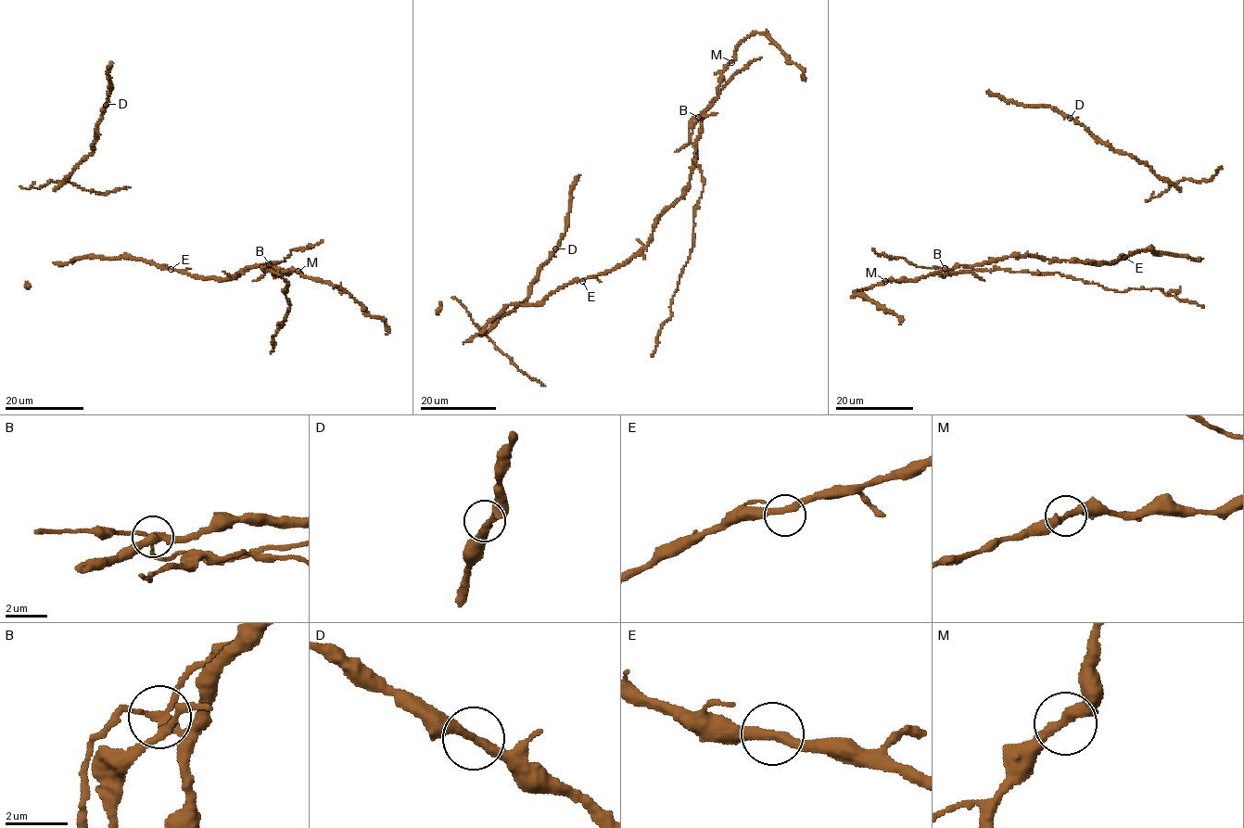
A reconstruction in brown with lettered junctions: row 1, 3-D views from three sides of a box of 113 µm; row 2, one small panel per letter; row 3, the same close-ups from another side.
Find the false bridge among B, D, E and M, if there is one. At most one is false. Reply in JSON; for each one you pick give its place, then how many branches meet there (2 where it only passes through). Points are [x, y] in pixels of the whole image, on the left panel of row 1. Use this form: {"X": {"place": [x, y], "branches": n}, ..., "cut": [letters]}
{"B": {"place": [269, 264], "branches": 3}, "cut": ["B"]}

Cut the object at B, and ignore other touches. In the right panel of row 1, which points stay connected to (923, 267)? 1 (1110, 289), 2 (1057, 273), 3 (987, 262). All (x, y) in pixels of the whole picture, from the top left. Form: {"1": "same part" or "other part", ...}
{"1": "same part", "2": "same part", "3": "other part"}

